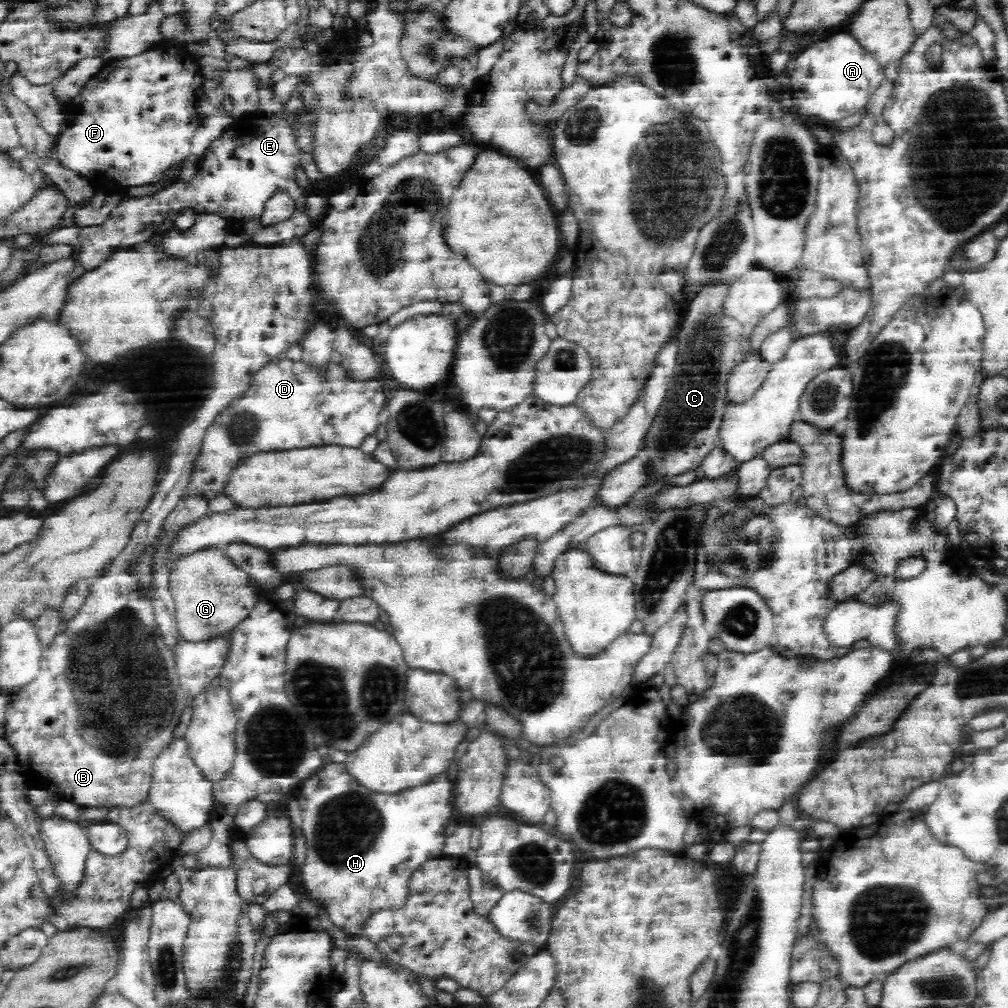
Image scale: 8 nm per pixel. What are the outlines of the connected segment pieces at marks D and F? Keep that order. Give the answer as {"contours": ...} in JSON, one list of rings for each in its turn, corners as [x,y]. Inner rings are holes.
{"contours":[[[[281,356],[274,358],[252,377],[250,390],[240,400],[224,408],[218,414],[218,418],[208,426],[202,452],[194,462],[194,474],[187,494],[201,496],[210,502],[216,495],[222,494],[225,480],[236,463],[254,453],[326,445],[359,448],[367,436],[376,432],[378,414],[388,401],[388,386],[384,386],[380,378],[372,378],[368,382],[356,381],[348,374],[347,367],[341,363],[330,362],[326,372],[316,374],[301,360],[293,361]]],[[[161,43],[143,54],[107,62],[93,78],[88,79],[88,82],[84,84],[78,95],[70,101],[68,113],[69,125],[56,138],[55,157],[64,168],[76,171],[80,176],[88,180],[96,192],[100,190],[107,193],[122,191],[126,197],[141,197],[156,193],[163,188],[163,185],[177,178],[177,172],[182,162],[191,155],[192,137],[205,118],[200,108],[200,104],[202,104],[200,100],[204,98],[204,94],[214,93],[218,88],[221,88],[221,85],[216,80],[203,77],[196,58],[194,58],[189,46],[185,44]]]]}

